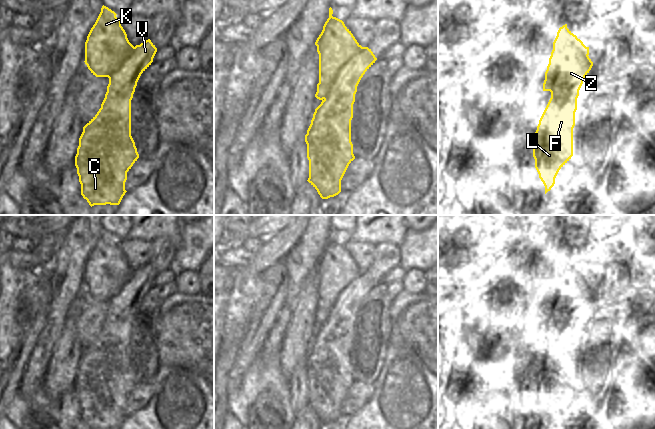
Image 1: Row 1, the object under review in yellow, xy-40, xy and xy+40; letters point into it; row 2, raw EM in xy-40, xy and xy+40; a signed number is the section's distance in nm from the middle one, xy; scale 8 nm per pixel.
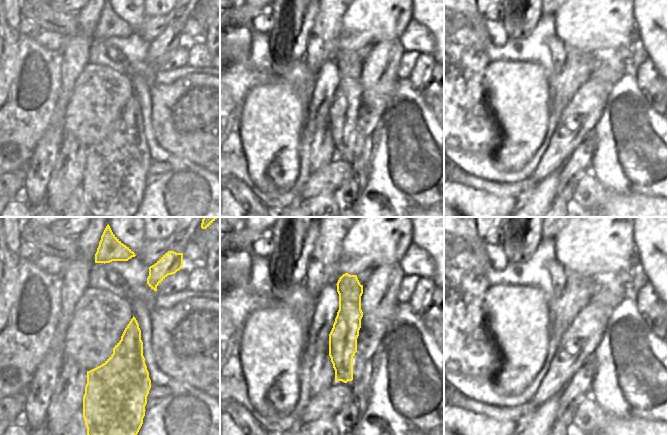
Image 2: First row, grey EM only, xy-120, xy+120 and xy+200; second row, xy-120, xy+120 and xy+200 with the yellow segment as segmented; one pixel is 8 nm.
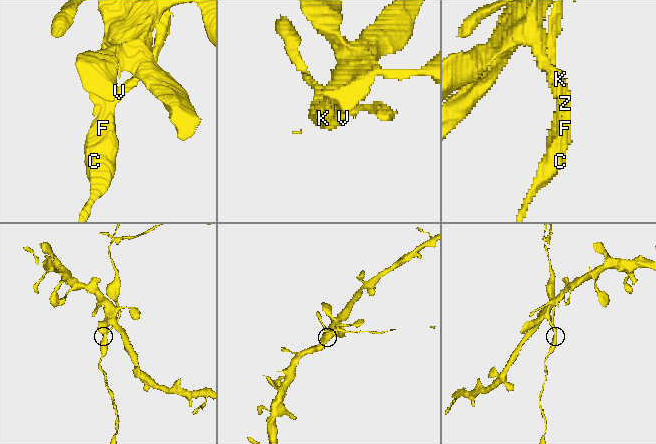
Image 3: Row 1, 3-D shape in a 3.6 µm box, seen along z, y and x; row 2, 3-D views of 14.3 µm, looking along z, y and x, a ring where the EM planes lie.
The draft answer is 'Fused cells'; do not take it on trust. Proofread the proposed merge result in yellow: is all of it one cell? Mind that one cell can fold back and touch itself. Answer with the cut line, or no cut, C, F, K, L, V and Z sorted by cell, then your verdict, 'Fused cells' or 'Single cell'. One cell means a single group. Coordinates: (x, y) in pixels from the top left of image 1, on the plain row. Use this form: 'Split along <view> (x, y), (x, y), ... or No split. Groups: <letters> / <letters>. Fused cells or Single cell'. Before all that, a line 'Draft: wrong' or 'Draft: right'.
Draft: right
Split along xy (363, 271), (337, 296), (329, 296), (325, 306), (319, 307). Groups: C F L V Z / K. Fused cells.

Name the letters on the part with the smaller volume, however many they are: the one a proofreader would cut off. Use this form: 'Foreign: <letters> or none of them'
Foreign: C, F, L, V, Z

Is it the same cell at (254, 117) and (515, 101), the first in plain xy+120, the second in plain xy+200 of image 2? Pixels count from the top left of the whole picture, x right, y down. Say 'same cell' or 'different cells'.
same cell

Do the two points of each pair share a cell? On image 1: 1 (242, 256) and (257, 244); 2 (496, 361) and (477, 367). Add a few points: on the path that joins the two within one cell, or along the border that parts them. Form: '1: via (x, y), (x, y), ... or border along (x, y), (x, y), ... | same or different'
1: border along (239, 246), (253, 254) | different
2: via (491, 366), (482, 367) | same

